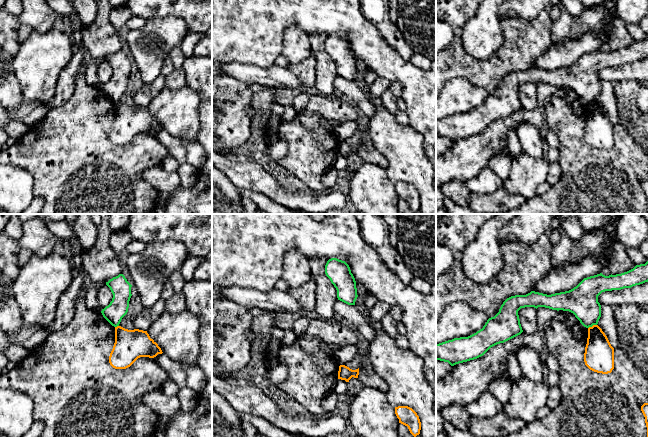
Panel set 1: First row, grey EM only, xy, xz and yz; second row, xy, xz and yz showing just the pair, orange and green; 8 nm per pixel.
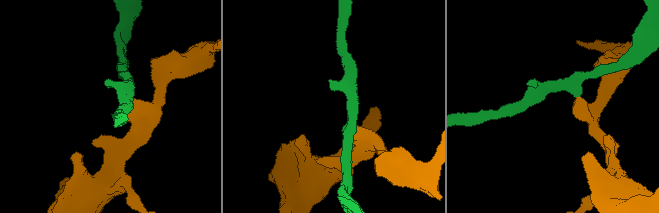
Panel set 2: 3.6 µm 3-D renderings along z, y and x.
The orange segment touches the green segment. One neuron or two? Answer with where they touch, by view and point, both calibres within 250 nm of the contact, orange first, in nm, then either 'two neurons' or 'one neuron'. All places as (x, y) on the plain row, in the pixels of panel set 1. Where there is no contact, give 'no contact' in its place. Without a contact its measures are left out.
yz (593, 101) | 240/240 nm | two neurons

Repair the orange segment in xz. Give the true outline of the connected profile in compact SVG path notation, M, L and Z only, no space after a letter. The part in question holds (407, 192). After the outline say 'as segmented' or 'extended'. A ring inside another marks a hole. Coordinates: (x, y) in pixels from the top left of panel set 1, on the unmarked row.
M408 182L395 183L395 190L399 199L408 203L410 209L416 213L420 210L421 198L417 189Z; as segmented

